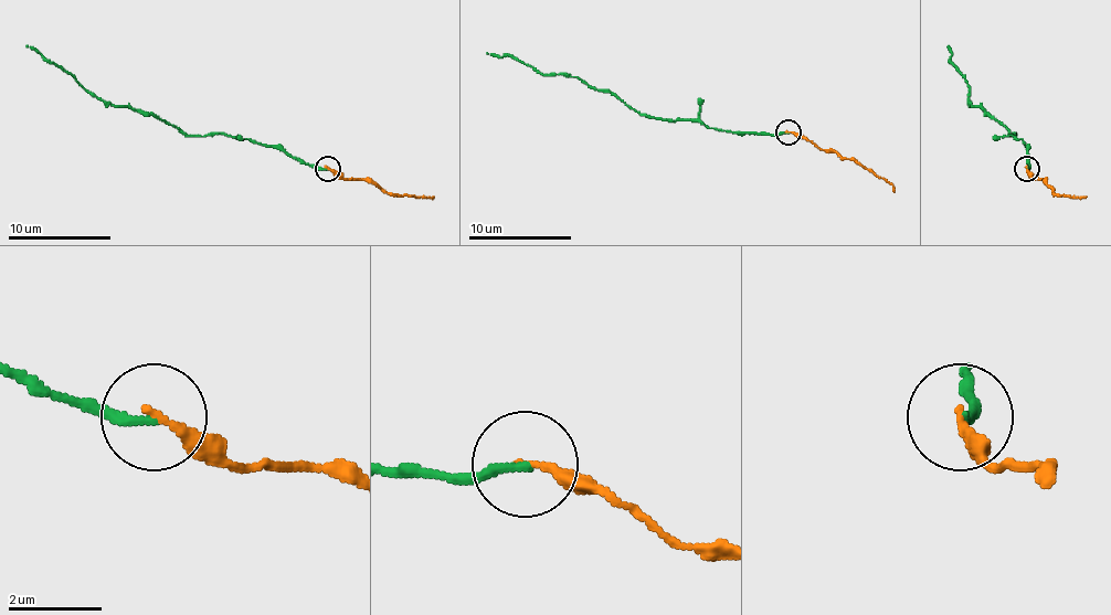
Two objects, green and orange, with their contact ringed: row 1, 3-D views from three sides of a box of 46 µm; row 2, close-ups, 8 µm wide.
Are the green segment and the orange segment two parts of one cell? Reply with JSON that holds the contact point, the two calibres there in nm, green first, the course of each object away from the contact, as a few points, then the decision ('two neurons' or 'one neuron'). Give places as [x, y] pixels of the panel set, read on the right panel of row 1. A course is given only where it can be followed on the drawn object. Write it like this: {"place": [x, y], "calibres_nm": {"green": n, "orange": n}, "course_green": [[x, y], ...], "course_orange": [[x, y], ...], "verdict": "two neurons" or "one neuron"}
{"place": [1026, 168], "calibres_nm": {"green": 200, "orange": 190}, "course_green": [[1026, 169], [1028, 148], [987, 113], [972, 105], [970, 84], [951, 64], [947, 45]], "course_orange": [[1026, 169], [1034, 179], [1044, 179], [1056, 194], [1087, 197]], "verdict": "one neuron"}

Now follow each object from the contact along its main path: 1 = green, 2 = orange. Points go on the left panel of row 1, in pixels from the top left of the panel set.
1: (328, 169), (299, 163), (274, 148), (239, 136), (187, 136), (148, 113), (105, 105), (25, 45)
2: (328, 169), (346, 179), (371, 179), (387, 192), (433, 197)

